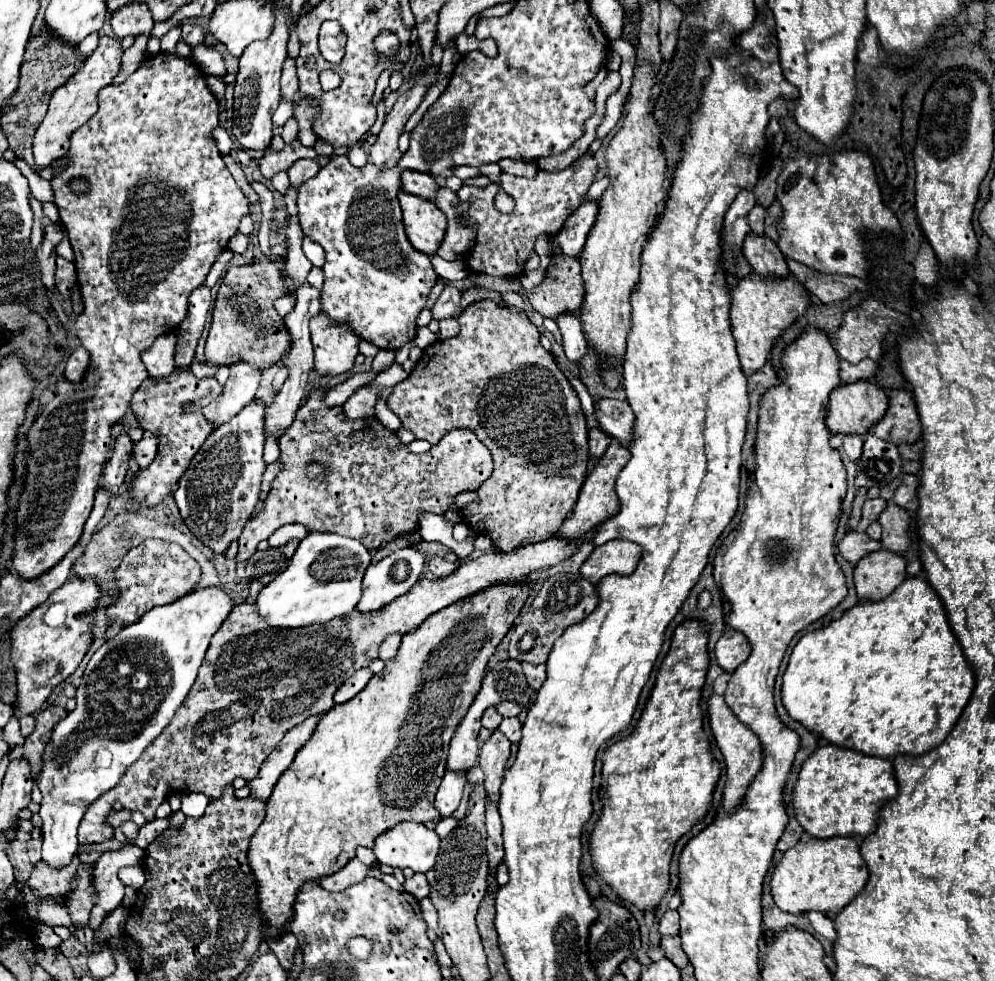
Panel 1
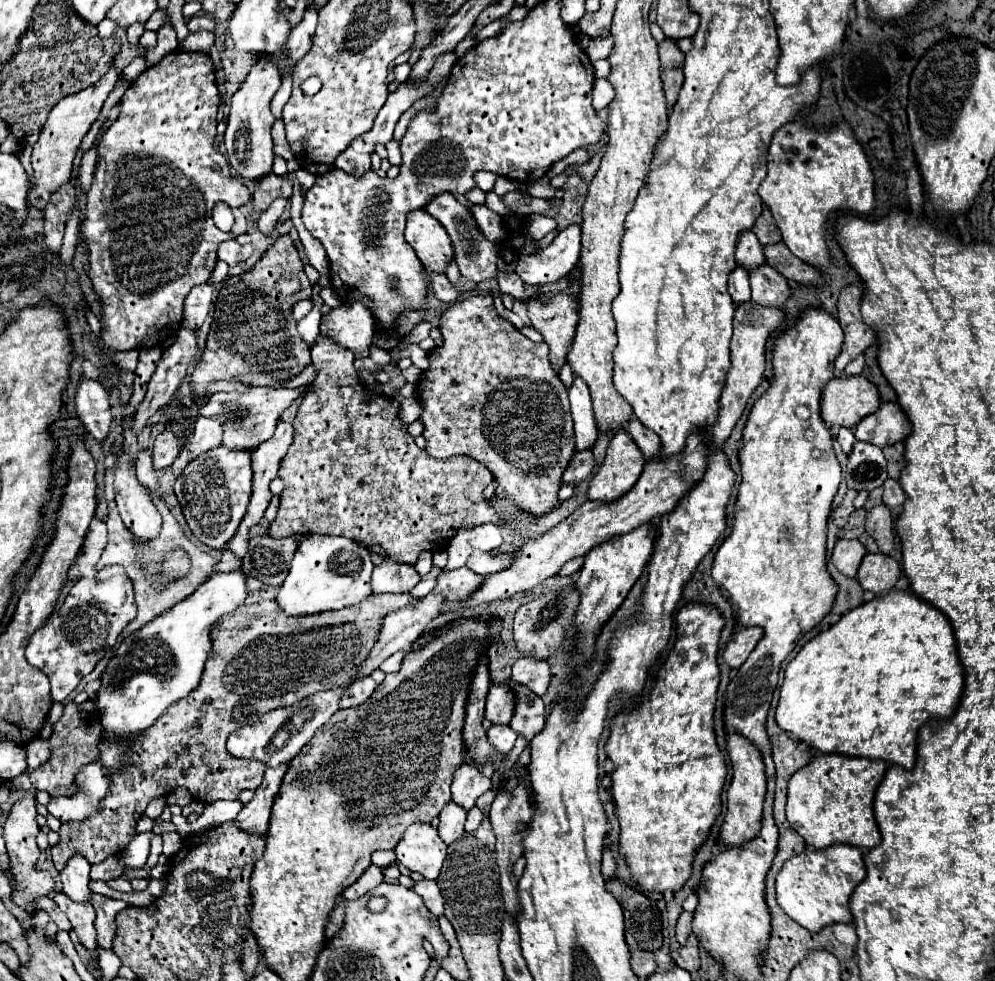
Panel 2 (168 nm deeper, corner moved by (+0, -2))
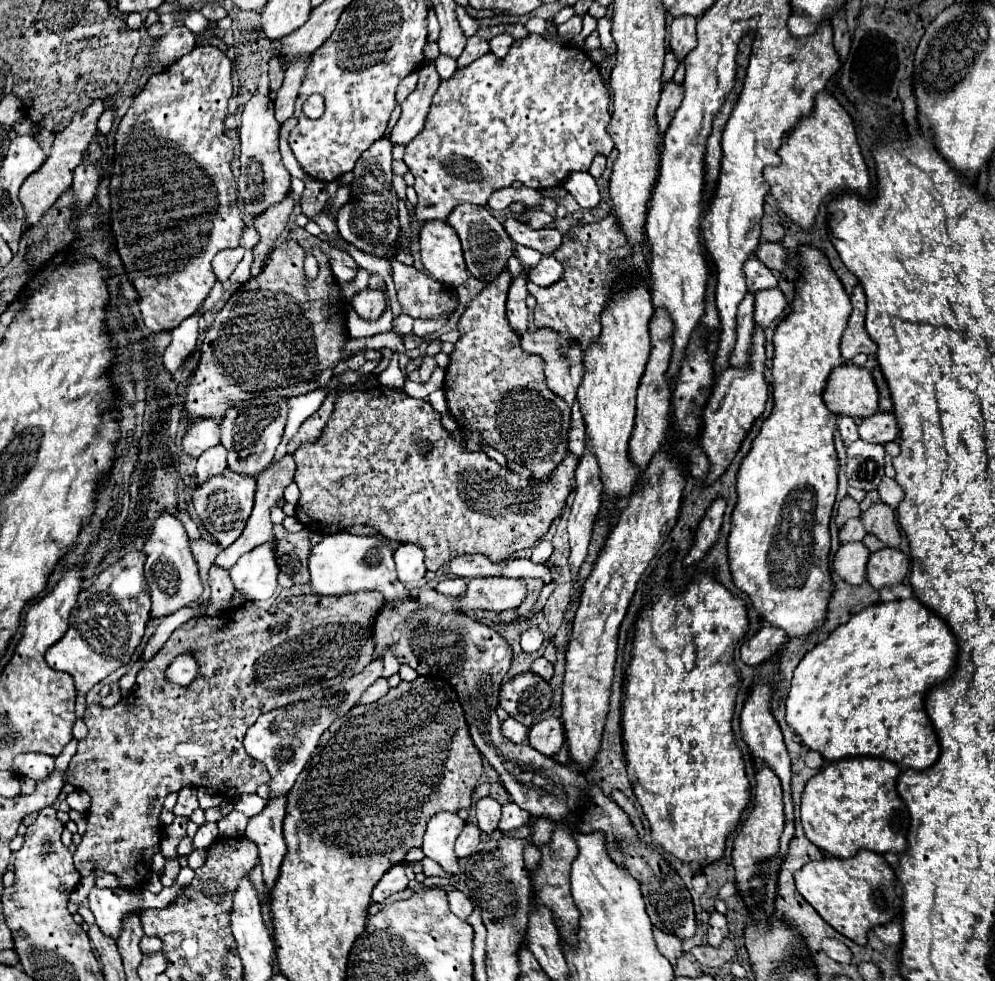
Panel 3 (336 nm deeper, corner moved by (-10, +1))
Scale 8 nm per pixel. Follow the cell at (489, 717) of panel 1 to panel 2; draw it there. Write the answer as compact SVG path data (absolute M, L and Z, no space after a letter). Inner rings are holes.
M492 684L486 698L486 718L492 724L510 724L516 708L516 694L508 684Z

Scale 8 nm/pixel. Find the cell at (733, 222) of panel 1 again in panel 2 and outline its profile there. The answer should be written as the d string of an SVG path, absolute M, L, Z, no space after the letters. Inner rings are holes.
M736 266L736 270L730 274L730 280L728 280L728 294L732 298L732 302L738 306L738 304L744 304L750 300L750 284L748 284L748 272L742 268L742 266Z

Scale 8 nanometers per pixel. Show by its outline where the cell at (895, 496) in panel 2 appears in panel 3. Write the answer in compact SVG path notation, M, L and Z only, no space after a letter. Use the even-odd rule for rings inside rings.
M884 477L882 483L878 485L878 493L880 493L880 501L884 501L886 505L890 505L894 509L900 505L900 501L904 497L902 487L894 479L888 479L888 477Z

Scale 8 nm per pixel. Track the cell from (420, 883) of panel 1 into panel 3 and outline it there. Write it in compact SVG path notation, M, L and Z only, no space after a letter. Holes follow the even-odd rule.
M446 891L446 897L448 897L448 905L450 905L450 911L460 917L460 919L466 919L472 911L474 911L474 905L472 901L462 893L462 891Z

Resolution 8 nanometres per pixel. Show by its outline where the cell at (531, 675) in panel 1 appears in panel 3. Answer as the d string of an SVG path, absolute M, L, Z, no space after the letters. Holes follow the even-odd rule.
M536 657L536 659L532 661L532 667L530 667L530 671L532 671L534 675L538 675L538 677L546 679L546 681L550 681L550 679L552 679L552 675L554 675L552 663L550 663L548 659L544 659L544 657Z

